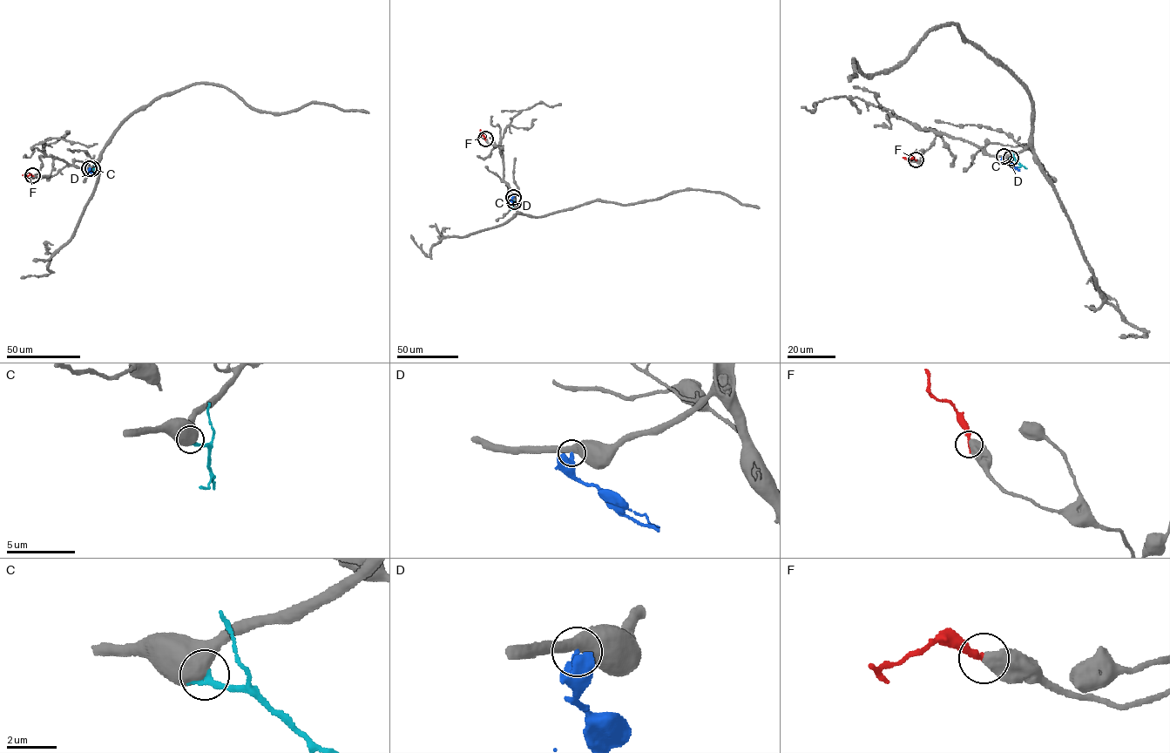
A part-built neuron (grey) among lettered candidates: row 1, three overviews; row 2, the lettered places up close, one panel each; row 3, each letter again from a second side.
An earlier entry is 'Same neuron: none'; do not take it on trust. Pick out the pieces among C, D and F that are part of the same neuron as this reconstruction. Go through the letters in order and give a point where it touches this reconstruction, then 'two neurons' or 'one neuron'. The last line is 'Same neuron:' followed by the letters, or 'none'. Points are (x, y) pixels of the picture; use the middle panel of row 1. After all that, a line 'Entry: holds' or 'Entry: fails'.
C: contact (514, 201); two neurons
D: contact (513, 197); two neurons
F: contact (485, 139); two neurons
Same neuron: none
Entry: holds

